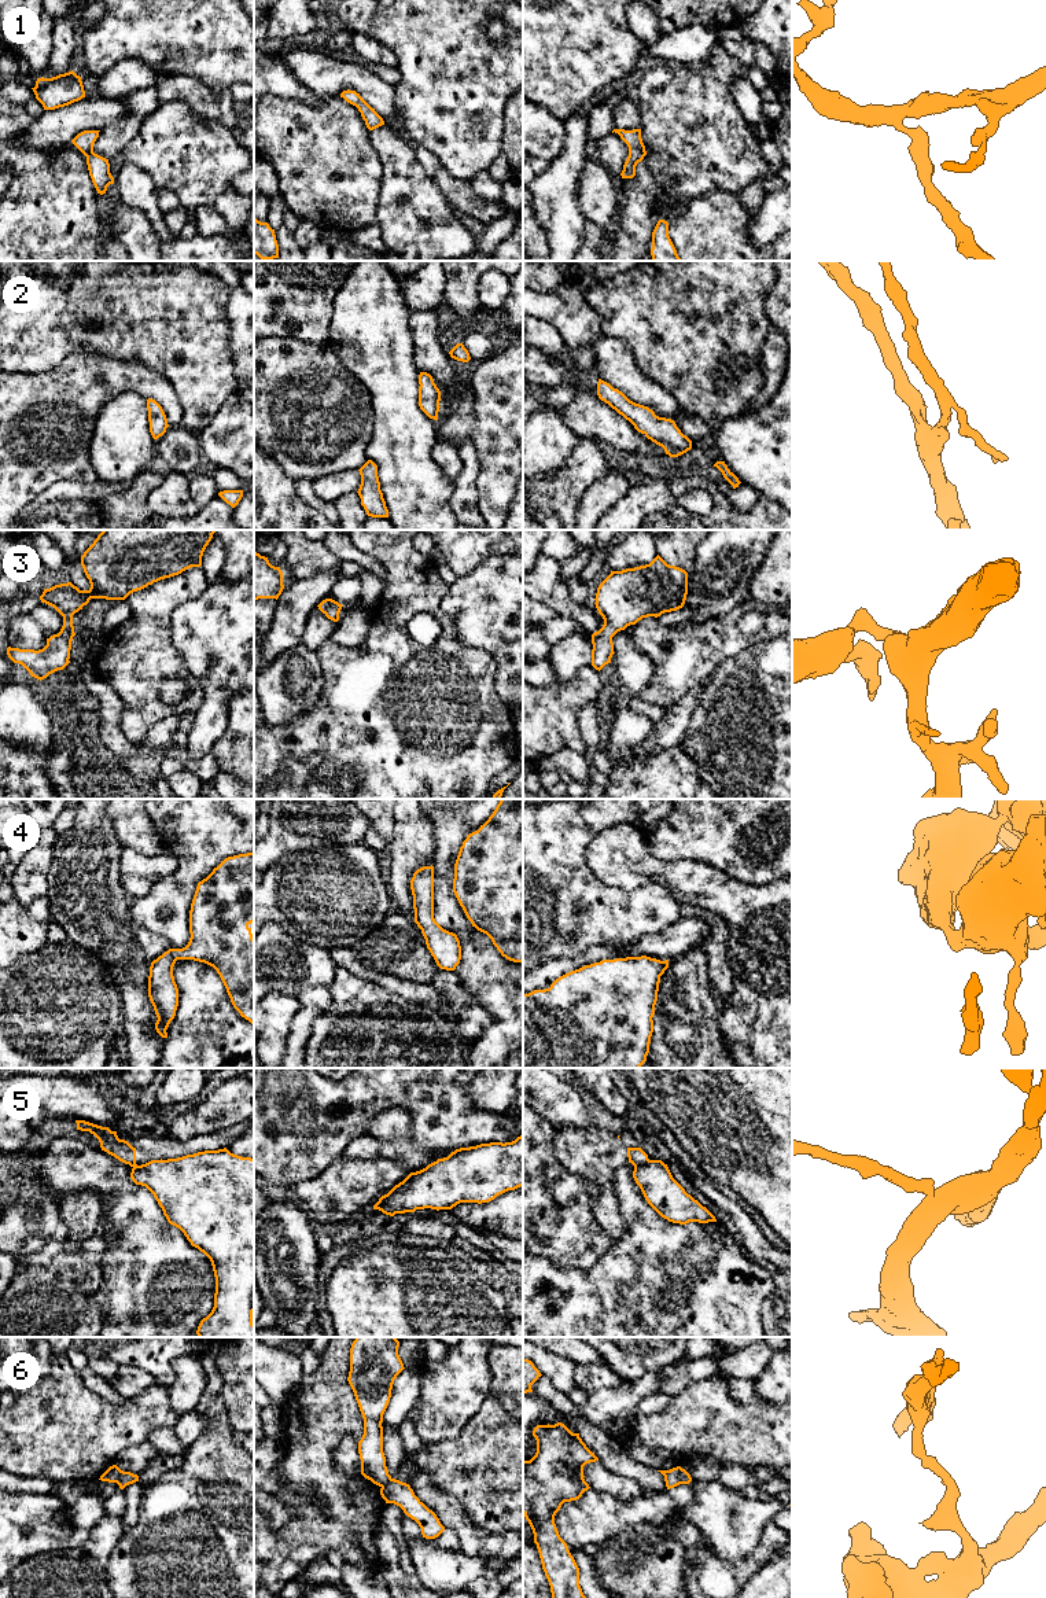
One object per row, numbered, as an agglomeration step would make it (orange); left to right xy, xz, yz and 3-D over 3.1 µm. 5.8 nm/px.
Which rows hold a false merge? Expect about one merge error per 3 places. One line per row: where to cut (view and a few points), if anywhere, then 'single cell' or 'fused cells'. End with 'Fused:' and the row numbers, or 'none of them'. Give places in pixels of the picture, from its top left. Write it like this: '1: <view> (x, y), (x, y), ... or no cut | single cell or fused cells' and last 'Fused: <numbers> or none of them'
1: no cut | single cell
2: no cut | single cell
3: no cut | single cell
4: no cut | single cell
5: yz (649, 1160), (634, 1167) | fused cells
6: xy (121, 1471), (115, 1481) | fused cells
Fused: 5, 6

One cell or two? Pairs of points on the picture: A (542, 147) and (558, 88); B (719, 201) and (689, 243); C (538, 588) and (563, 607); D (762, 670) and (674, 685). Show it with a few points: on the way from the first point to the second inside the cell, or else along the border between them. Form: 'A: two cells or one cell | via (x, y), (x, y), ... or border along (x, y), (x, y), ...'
A: two cells | border along (537, 103), (559, 120)
B: one cell | via (719, 212), (700, 232)
C: one cell | via (545, 588), (559, 600)
D: two cells | border along (736, 654), (725, 658), (710, 674)

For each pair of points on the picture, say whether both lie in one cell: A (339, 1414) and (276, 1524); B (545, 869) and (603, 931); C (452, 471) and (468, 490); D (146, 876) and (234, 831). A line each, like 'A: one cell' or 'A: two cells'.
A: two cells
B: one cell
C: two cells
D: two cells

